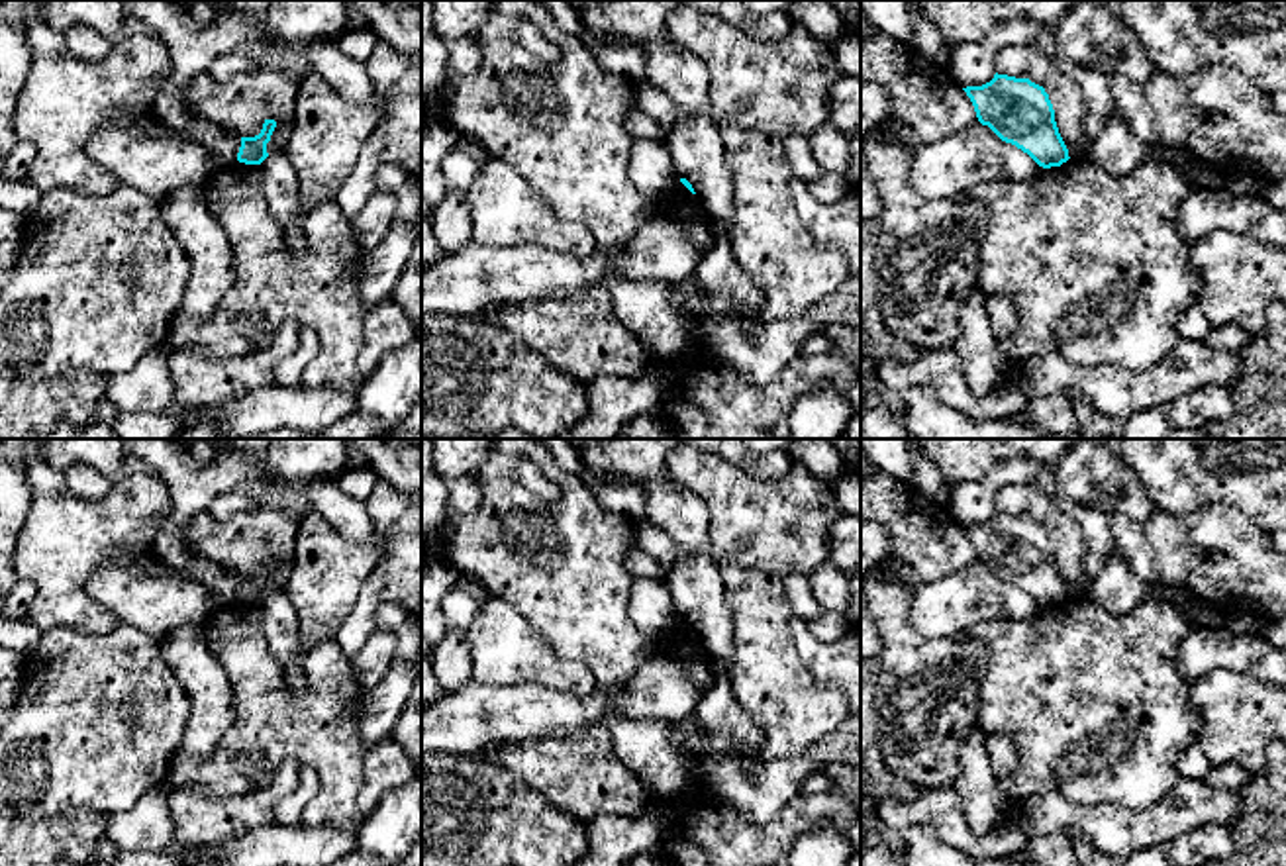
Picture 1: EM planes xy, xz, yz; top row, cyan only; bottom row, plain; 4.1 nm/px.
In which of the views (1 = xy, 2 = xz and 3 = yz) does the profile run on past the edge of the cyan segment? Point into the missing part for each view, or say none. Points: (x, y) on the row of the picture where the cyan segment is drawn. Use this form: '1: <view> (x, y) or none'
1: none
2: none
3: none

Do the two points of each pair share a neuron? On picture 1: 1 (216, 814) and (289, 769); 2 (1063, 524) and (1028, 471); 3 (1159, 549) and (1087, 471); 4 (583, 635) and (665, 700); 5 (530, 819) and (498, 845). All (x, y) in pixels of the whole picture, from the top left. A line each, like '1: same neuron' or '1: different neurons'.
1: same neuron
2: different neurons
3: different neurons
4: different neurons
5: same neuron

